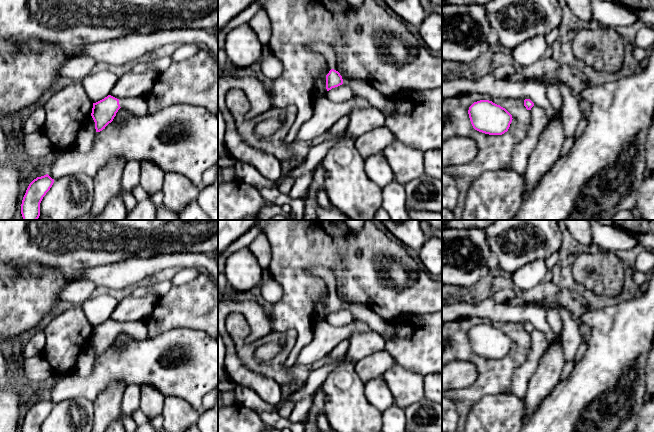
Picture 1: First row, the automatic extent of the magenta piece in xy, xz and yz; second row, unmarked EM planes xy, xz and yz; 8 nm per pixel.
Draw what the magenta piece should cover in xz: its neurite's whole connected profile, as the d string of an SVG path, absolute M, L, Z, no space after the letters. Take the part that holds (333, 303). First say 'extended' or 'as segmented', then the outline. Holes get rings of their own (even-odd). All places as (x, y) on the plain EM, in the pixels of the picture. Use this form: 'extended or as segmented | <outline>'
extended | M331 293L326 299L327 315L342 308L348 308L354 315L355 320L367 323L373 331L376 331L377 333L382 335L383 338L390 337L390 333L388 331L388 322L382 319L373 310L371 310L366 304L354 303L347 305L342 302L338 295Z

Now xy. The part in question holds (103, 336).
extended | M108 319L104 323L93 327L91 340L95 346L96 356L100 356L111 347L118 334L128 332L135 340L144 340L148 336L148 328L143 320L117 323Z

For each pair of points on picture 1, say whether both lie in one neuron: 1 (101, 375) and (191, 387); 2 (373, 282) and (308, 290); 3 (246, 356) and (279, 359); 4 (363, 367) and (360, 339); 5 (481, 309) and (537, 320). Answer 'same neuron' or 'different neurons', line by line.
1: same neuron
2: same neuron
3: same neuron
4: different neurons
5: same neuron

